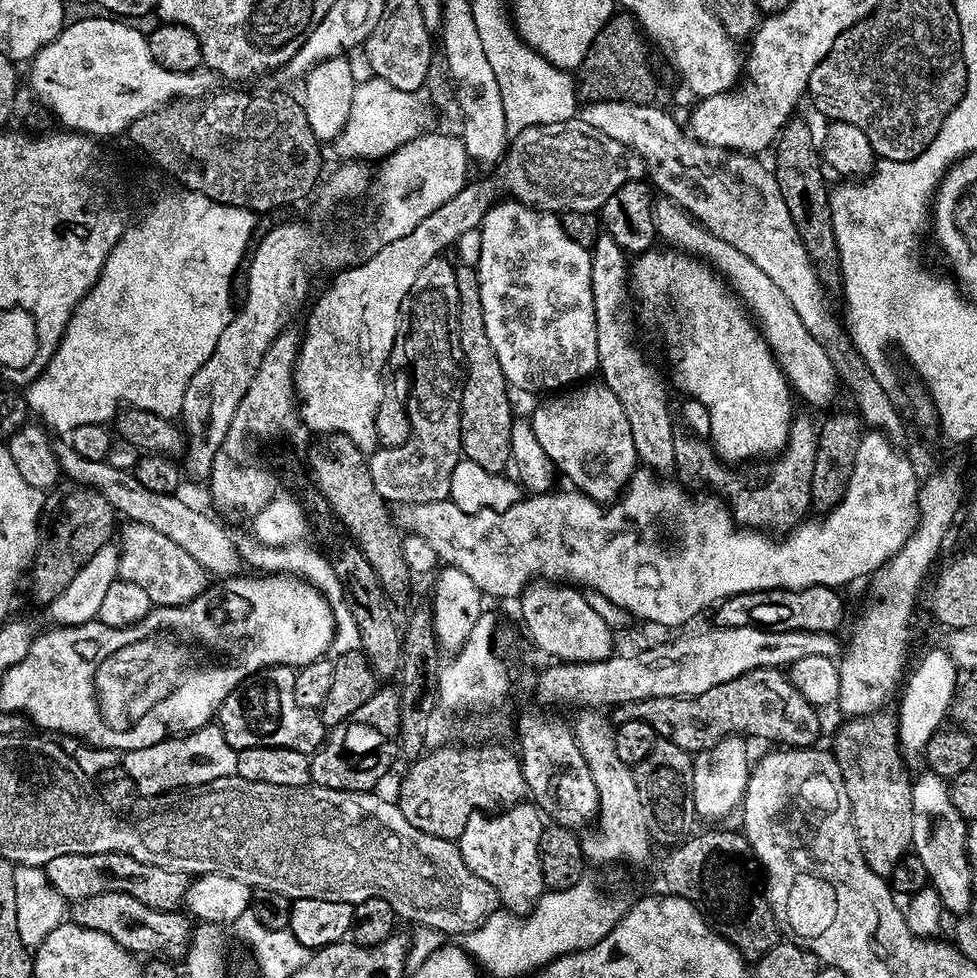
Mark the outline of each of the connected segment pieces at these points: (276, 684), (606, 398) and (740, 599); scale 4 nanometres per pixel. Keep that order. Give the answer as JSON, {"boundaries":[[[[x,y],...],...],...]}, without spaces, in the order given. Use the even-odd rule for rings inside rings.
{"boundaries":[[[[281,667],[279,672],[276,668],[266,668],[262,674],[245,680],[235,692],[231,692],[224,699],[224,705],[220,707],[218,713],[218,724],[228,738],[234,737],[236,727],[244,723],[254,735],[264,739],[261,741],[270,741],[273,748],[293,748],[305,754],[312,754],[320,748],[326,737],[326,725],[315,711],[298,706],[295,702],[288,702],[276,716],[276,733],[272,736],[272,696],[291,697],[292,688],[296,685],[291,667]],[[279,672],[280,676],[276,676]],[[271,736],[272,740],[268,740]]],[[[596,380],[596,382],[591,382],[592,381],[577,385],[564,393],[555,395],[550,398],[552,400],[546,403],[543,401],[540,405],[537,405],[536,411],[532,414],[530,421],[532,430],[535,432],[538,442],[540,442],[540,446],[542,446],[545,454],[547,454],[550,461],[552,461],[554,466],[557,468],[557,471],[561,475],[562,473],[566,474],[567,478],[573,483],[571,485],[577,491],[583,492],[585,496],[588,496],[596,503],[610,504],[617,501],[625,491],[625,488],[631,481],[633,473],[638,467],[639,456],[637,451],[634,450],[634,438],[630,431],[630,422],[626,419],[626,412],[622,409],[621,400],[617,398],[616,392],[605,386],[603,381]]],[[[771,588],[765,592],[743,592],[715,605],[717,628],[758,627],[773,631],[837,631],[844,620],[844,600],[835,588]]]]}

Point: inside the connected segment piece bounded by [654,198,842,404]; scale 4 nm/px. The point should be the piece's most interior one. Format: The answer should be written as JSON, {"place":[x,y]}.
{"place":[807,364]}

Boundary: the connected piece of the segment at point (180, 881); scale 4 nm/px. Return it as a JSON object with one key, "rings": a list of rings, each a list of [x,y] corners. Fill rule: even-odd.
{"rings":[[[107,852],[106,854],[90,854],[83,857],[84,876],[80,880],[82,889],[68,884],[66,872],[69,857],[59,856],[50,861],[46,866],[48,883],[53,884],[68,902],[73,900],[83,901],[85,896],[96,896],[102,892],[125,892],[133,895],[138,901],[145,903],[150,908],[156,908],[160,912],[170,911],[177,907],[180,900],[183,901],[188,895],[190,880],[187,875],[174,873],[171,870],[164,870],[156,863],[146,862],[143,864],[132,854],[123,852]]]}

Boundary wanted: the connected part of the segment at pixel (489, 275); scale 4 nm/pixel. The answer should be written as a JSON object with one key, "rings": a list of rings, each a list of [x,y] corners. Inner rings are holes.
{"rings":[[[515,198],[493,203],[478,230],[478,298],[486,336],[509,385],[535,394],[558,392],[597,371],[598,344],[591,251],[574,242],[555,213],[541,212]]]}

